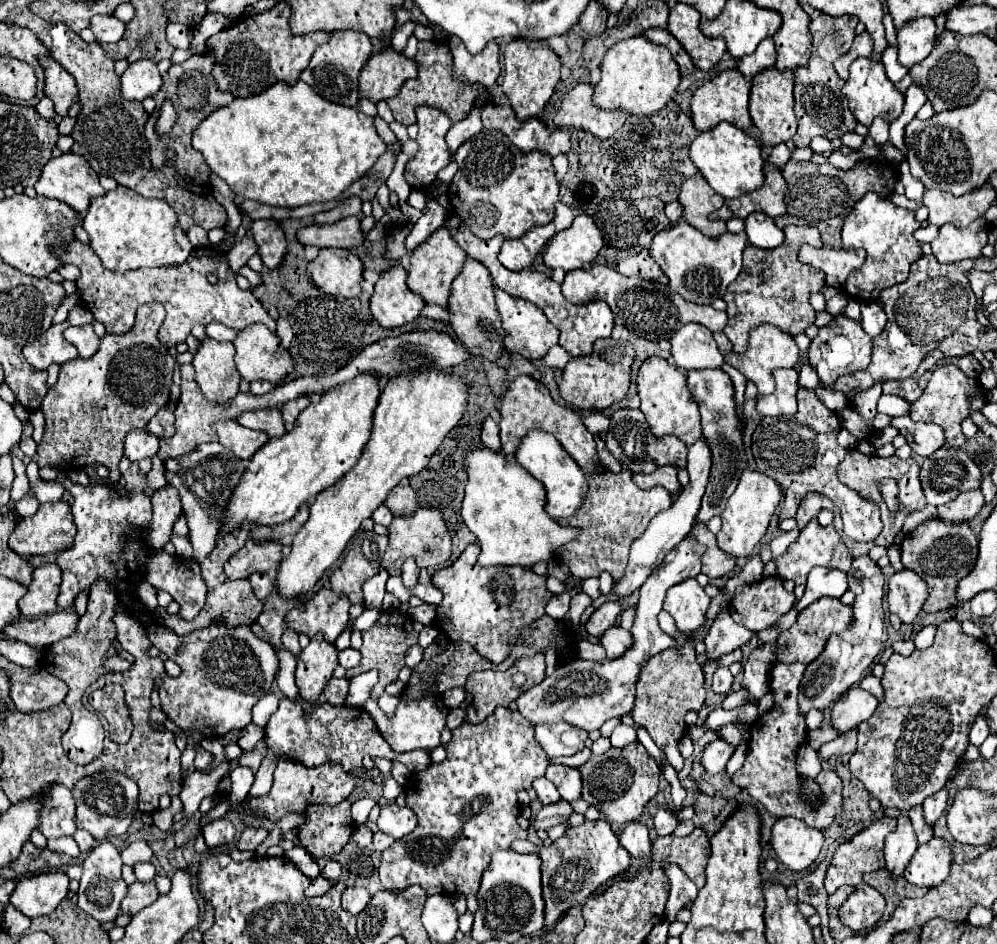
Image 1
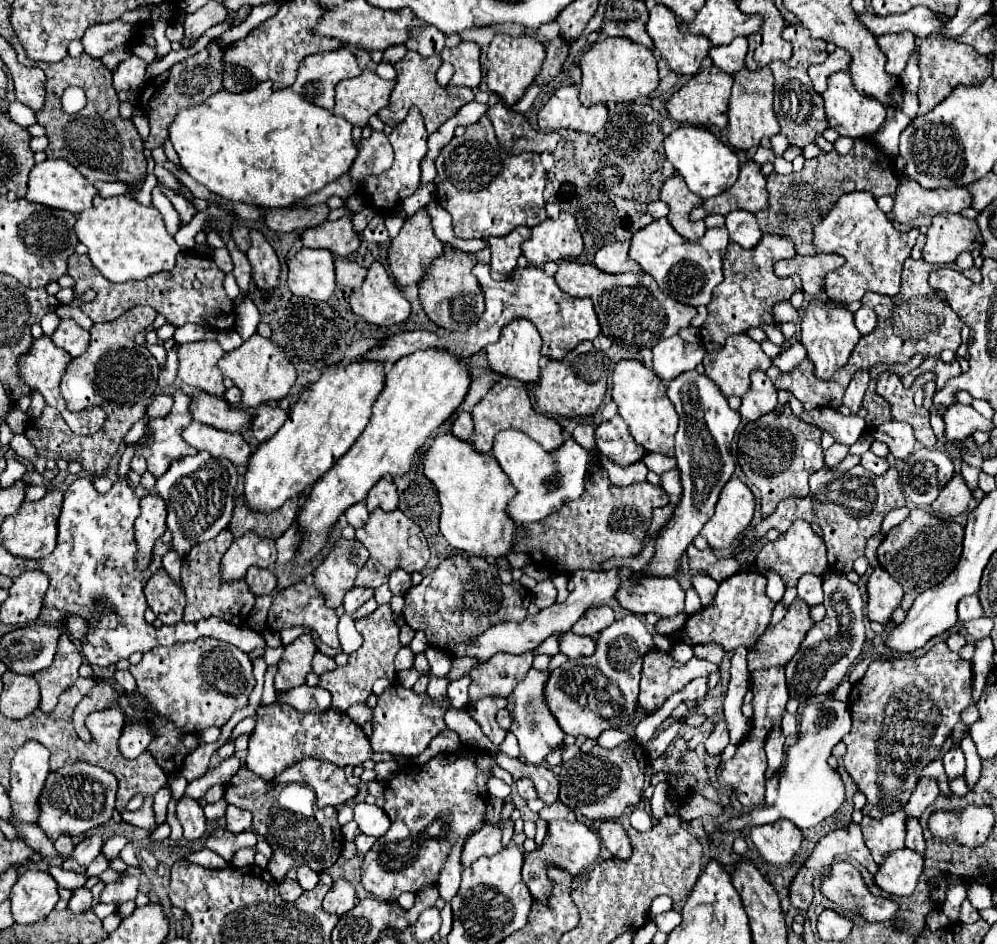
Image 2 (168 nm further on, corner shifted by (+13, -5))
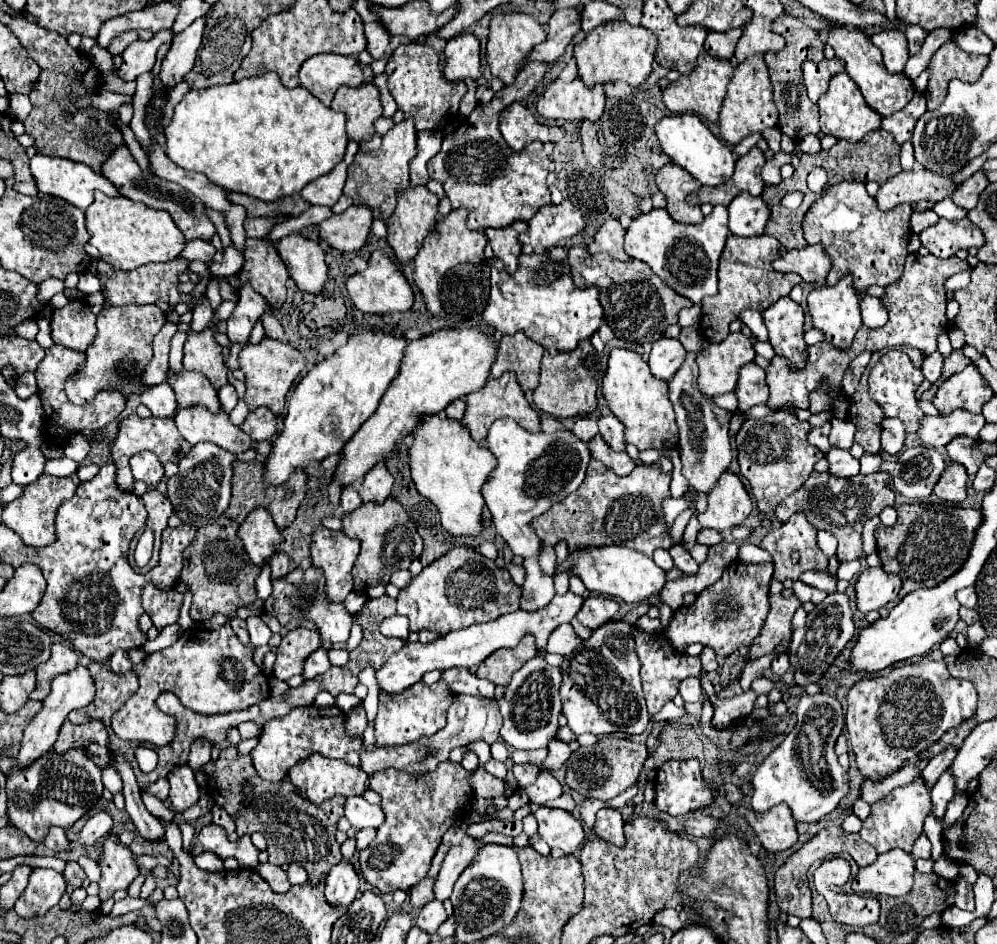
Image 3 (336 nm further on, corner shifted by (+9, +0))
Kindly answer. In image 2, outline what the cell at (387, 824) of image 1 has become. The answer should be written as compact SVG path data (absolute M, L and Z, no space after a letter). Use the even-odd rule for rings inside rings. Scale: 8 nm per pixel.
M357 803L355 805L355 823L363 835L373 835L381 837L389 829L389 817L385 811L377 805L367 805L367 803Z

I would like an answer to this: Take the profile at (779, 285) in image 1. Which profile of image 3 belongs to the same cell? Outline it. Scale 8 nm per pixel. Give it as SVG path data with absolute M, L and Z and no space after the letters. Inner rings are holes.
M729 236L725 250L719 262L719 292L717 296L705 298L703 316L699 322L701 336L709 342L721 342L729 334L729 324L739 318L743 310L759 310L763 312L769 304L777 302L781 296L787 296L793 286L801 284L799 274L781 274L771 268L771 262L779 256L787 254L787 250L773 236L755 236L755 238L737 238Z

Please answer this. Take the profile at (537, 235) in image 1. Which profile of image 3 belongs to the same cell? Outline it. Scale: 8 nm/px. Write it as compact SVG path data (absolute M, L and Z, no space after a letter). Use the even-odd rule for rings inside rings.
M507 226L507 228L499 228L499 230L487 228L485 234L493 246L495 256L505 264L505 270L515 272L517 270L517 258L521 254L519 232L513 226Z

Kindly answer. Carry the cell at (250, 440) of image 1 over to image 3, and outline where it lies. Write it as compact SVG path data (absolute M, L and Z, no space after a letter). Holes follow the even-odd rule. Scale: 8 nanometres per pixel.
M177 408L175 424L181 436L191 444L213 442L231 454L254 448L257 454L265 457L271 450L271 440L253 442L251 436L229 422L227 414L213 414L207 408Z

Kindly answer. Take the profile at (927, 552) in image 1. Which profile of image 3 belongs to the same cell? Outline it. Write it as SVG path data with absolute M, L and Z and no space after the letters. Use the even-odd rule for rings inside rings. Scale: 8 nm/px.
M903 504L897 508L897 512L899 512L897 524L891 528L879 526L875 532L875 538L877 538L877 552L883 562L883 570L893 572L903 580L903 588L897 596L897 602L899 602L903 596L907 596L909 592L913 592L917 588L937 586L941 580L949 578L951 574L955 574L961 568L963 560L969 554L969 548L973 542L973 532L981 524L981 512L971 510L971 508L957 508L951 504Z

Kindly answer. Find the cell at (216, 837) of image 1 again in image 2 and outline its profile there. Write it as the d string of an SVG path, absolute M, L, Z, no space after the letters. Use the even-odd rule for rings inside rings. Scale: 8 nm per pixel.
M183 795L177 801L177 819L183 827L185 839L199 839L205 833L205 815L195 799Z

